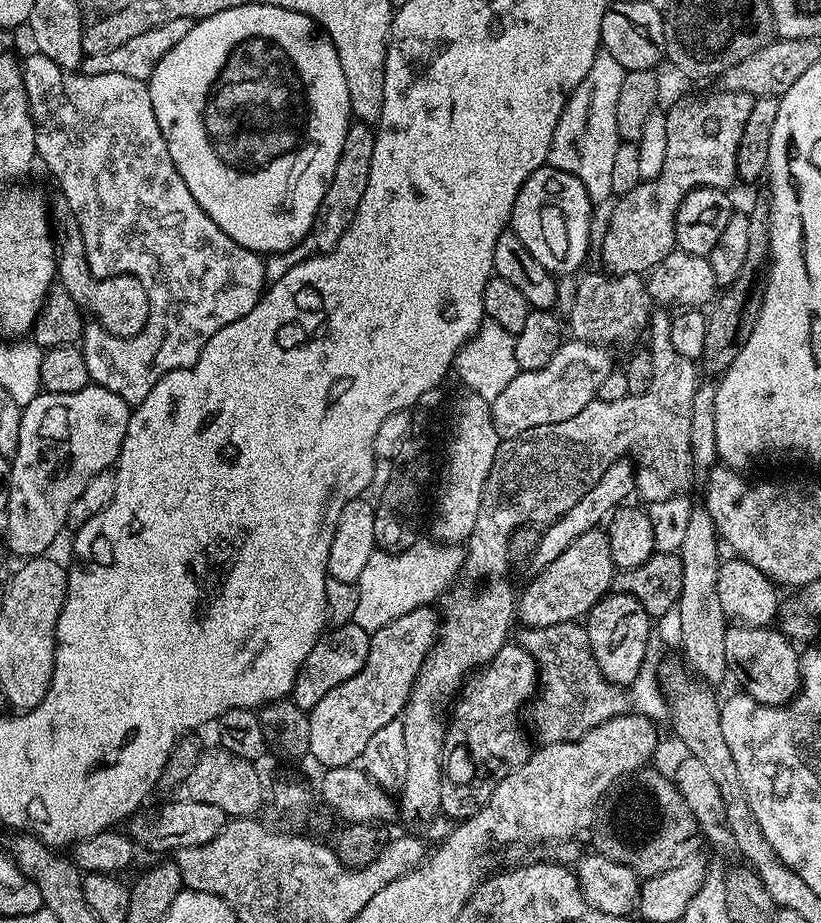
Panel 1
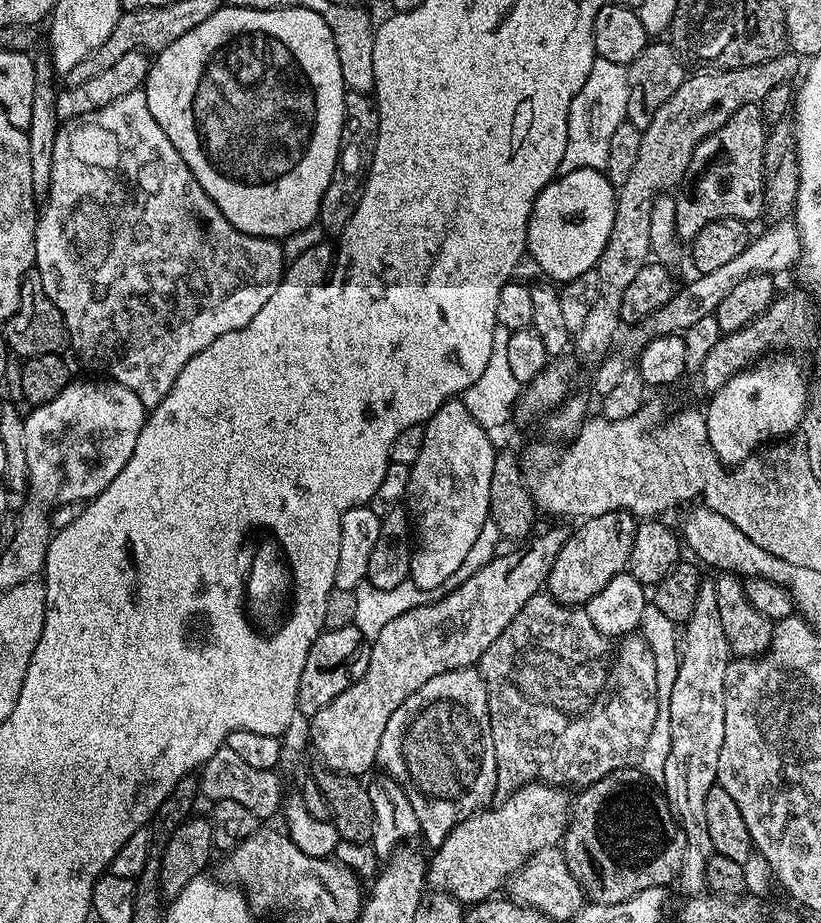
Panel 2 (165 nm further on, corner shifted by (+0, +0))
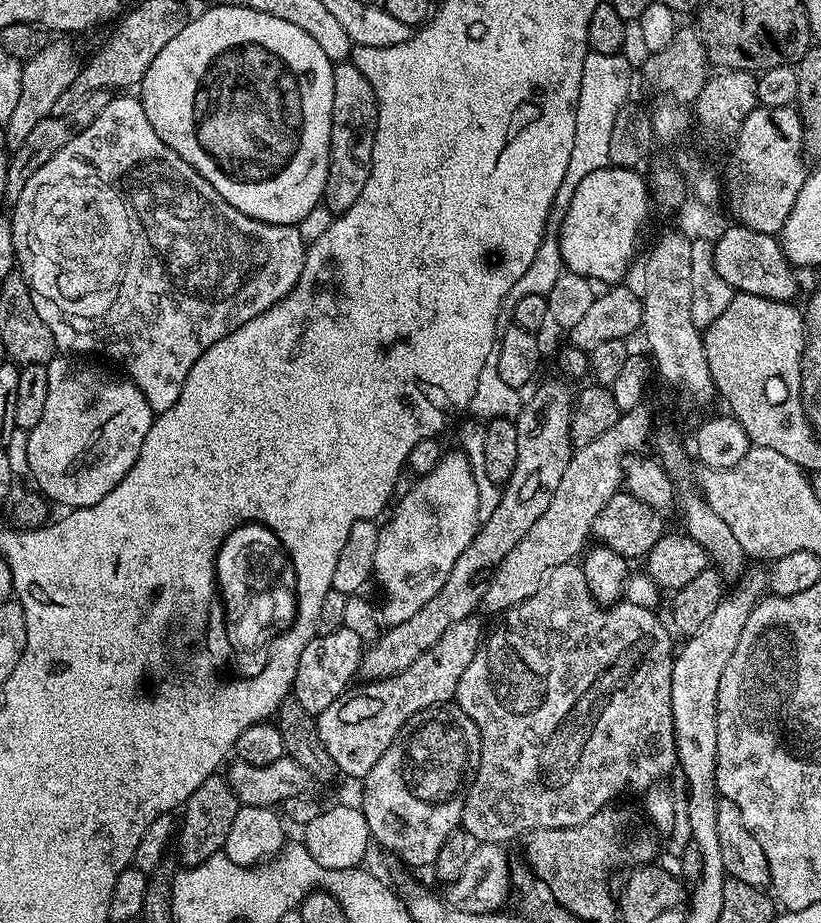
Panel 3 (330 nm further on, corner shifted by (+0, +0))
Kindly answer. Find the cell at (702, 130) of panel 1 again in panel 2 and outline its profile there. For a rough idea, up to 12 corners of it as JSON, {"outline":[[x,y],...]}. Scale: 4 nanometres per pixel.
{"outline":[[761,105],[696,145],[676,234],[761,219]]}

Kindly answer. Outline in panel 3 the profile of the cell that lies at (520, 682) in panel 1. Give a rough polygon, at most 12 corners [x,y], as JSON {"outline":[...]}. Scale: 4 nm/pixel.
{"outline":[[397,739],[363,777],[368,835],[412,868],[432,866],[464,802],[408,792]]}

